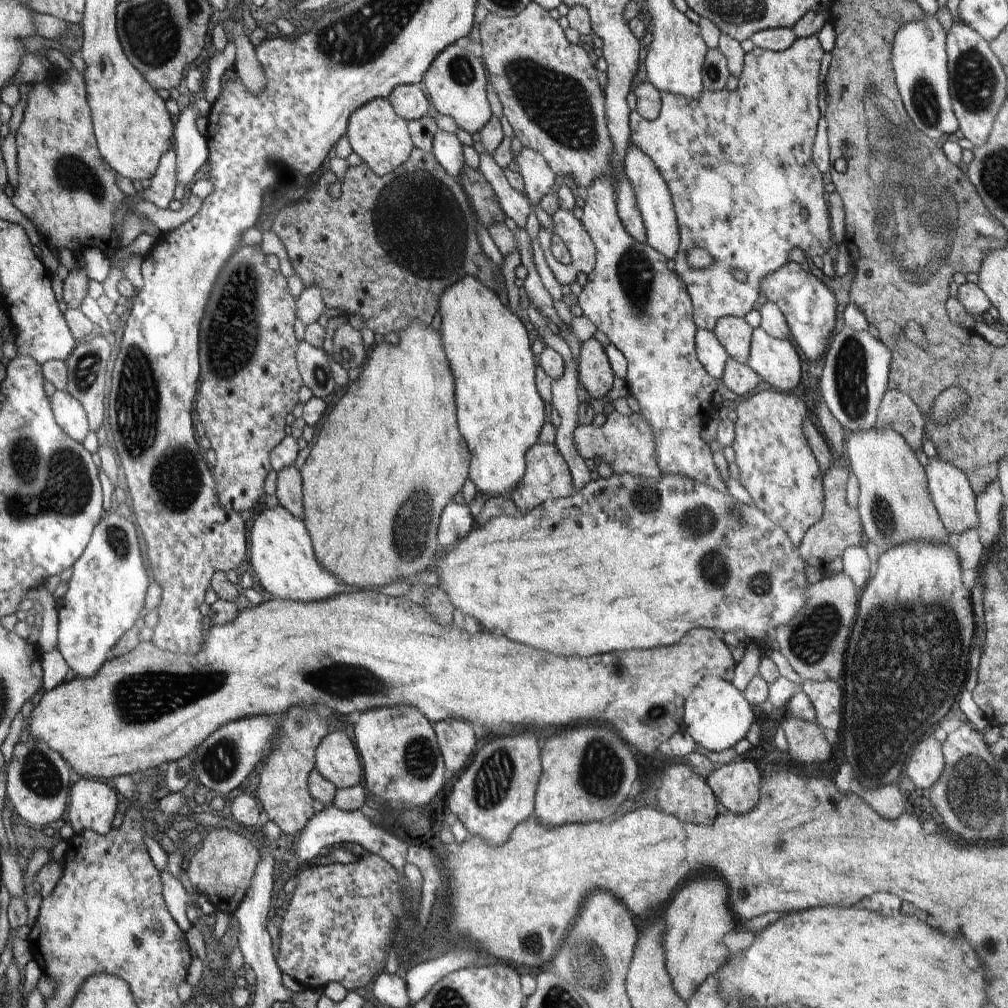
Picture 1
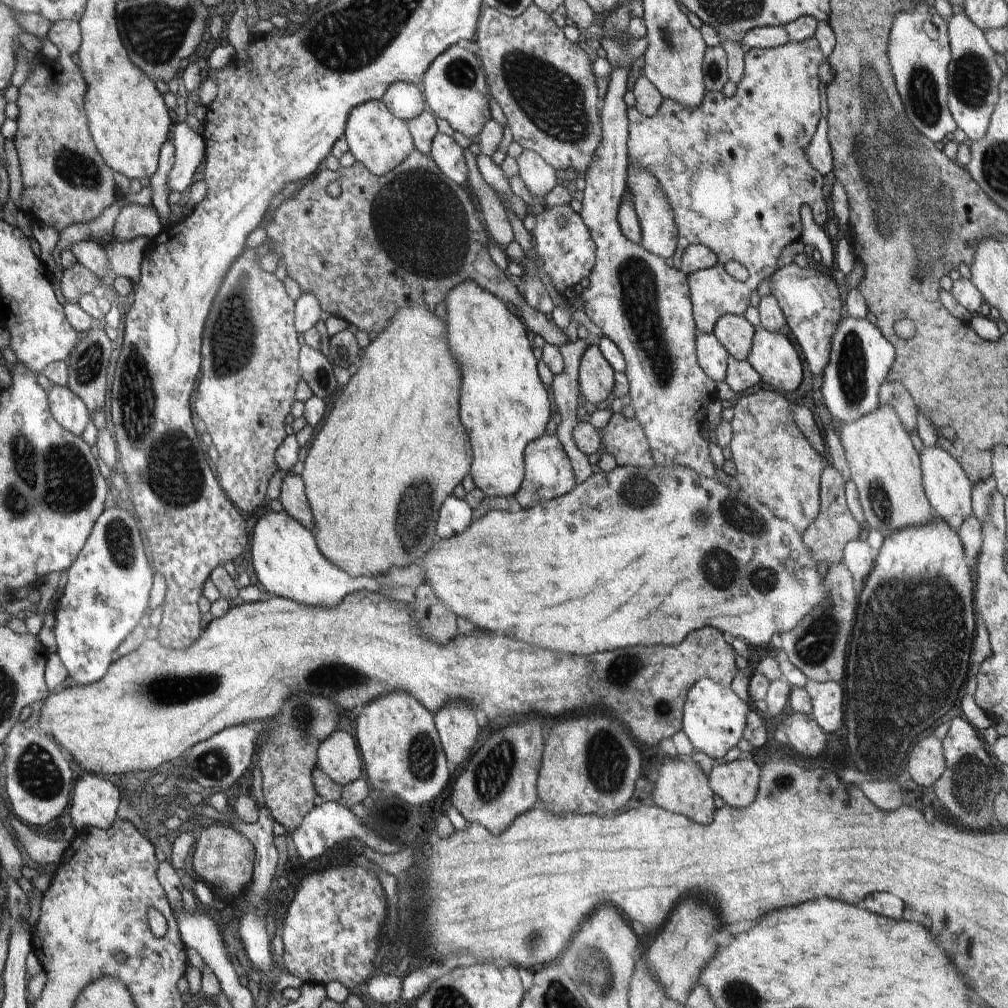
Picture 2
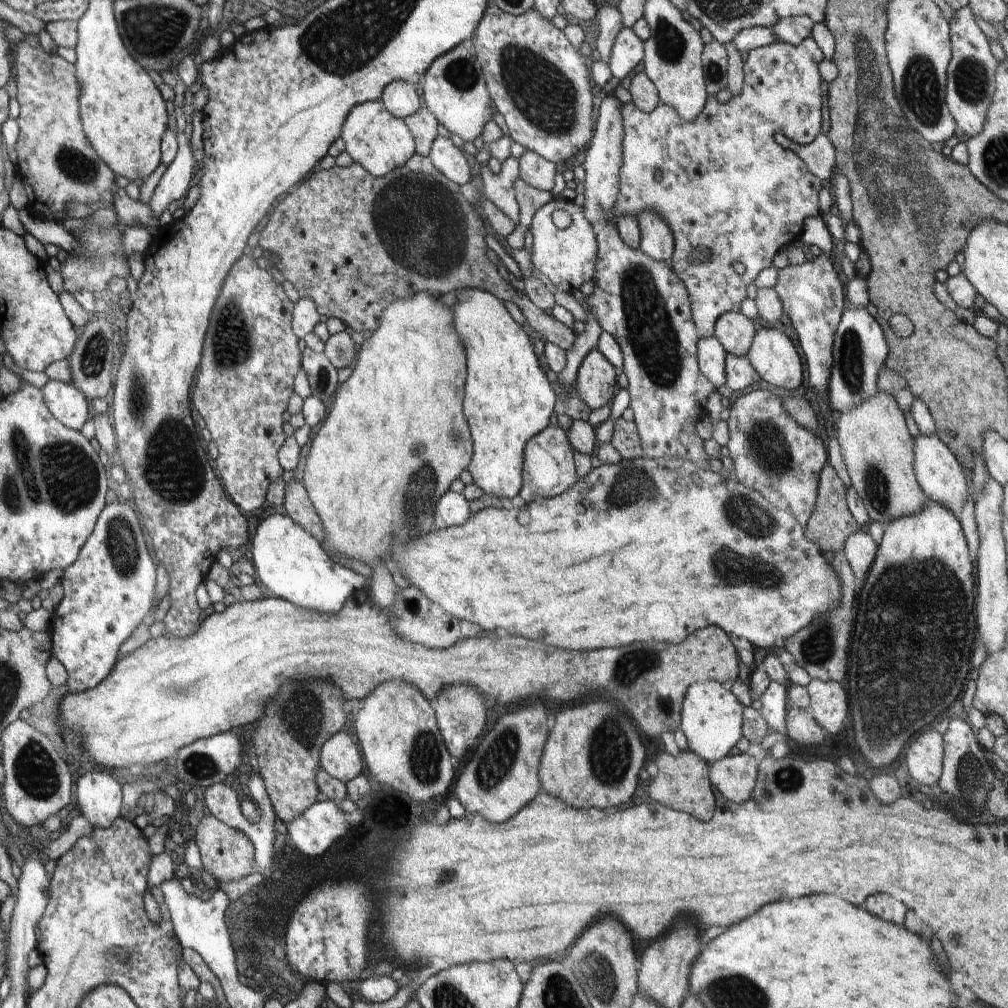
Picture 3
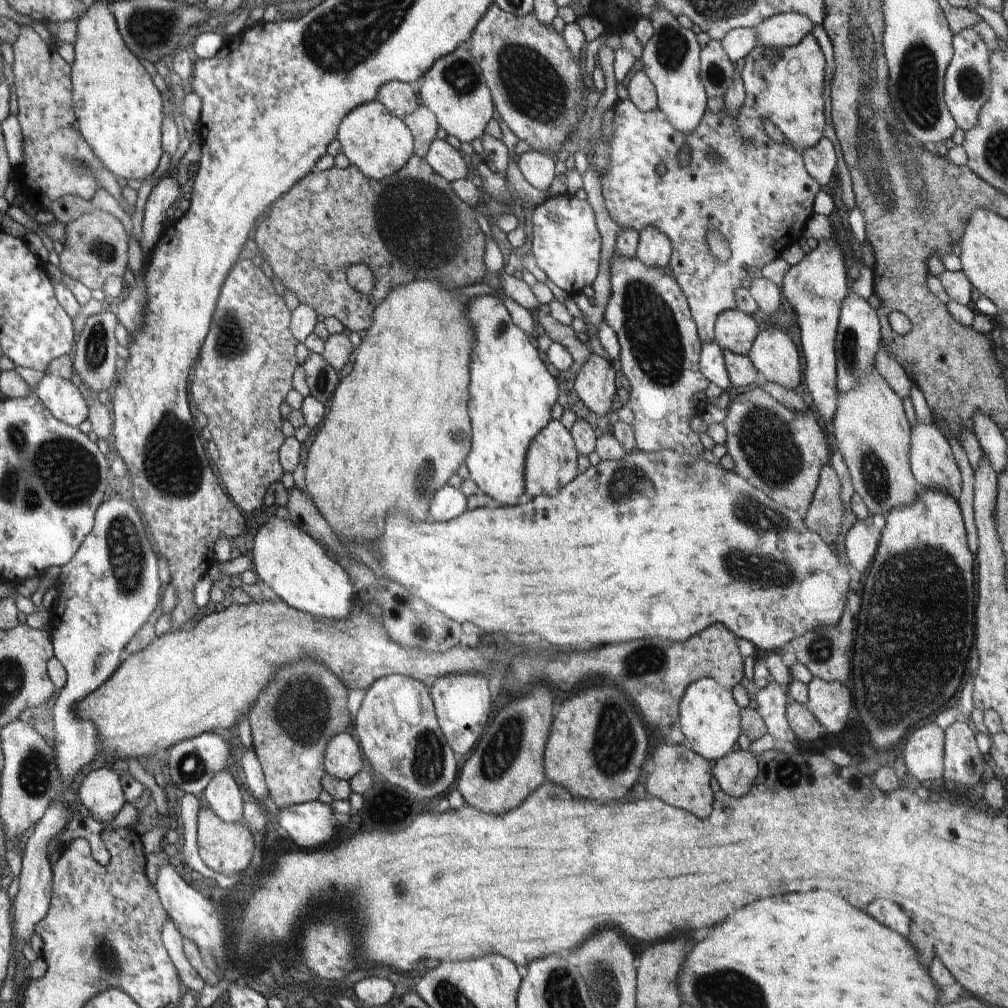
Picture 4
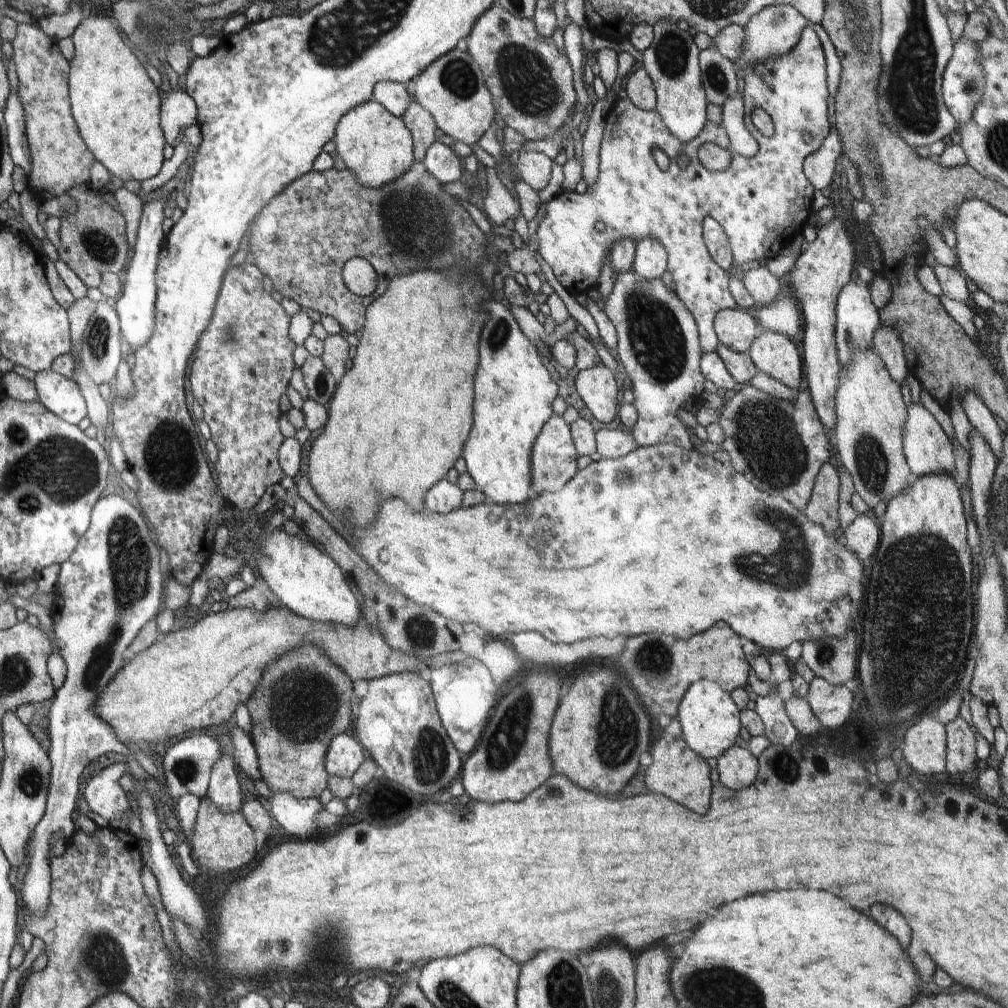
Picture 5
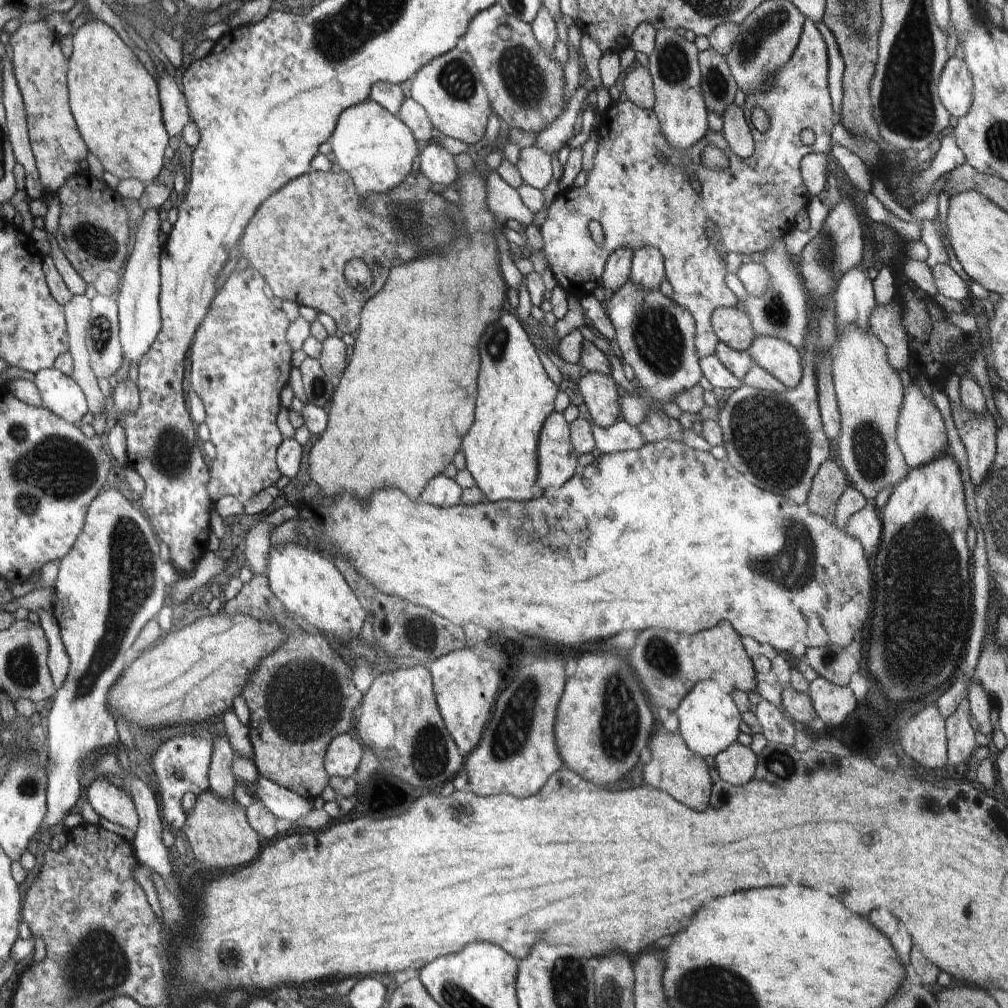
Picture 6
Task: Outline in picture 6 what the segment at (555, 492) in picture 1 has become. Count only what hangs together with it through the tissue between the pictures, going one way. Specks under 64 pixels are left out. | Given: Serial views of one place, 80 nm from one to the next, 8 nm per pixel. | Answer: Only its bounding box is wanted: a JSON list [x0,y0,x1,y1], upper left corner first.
[538,410,577,491]

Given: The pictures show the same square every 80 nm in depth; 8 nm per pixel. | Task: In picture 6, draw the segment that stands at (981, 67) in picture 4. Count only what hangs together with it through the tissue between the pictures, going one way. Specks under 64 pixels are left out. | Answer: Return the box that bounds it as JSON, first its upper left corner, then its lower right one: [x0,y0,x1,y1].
[937,56,973,116]

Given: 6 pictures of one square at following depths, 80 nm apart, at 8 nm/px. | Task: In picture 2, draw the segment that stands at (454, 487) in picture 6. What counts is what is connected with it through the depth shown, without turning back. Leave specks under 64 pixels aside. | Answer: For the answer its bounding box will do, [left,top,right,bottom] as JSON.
[436,495,473,540]

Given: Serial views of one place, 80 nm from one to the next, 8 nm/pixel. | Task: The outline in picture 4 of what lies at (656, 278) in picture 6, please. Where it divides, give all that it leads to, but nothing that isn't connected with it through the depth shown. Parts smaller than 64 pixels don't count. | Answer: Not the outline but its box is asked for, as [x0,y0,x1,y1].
[636,227,672,267]

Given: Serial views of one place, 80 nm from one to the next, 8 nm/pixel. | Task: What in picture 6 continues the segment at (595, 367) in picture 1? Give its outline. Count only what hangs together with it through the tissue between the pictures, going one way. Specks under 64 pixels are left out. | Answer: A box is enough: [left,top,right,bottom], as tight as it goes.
[577,371,620,425]

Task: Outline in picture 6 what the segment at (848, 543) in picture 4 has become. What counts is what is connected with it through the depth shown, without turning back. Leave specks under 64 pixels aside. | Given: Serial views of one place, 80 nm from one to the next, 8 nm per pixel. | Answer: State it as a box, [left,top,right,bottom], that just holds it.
[845,504,882,554]

